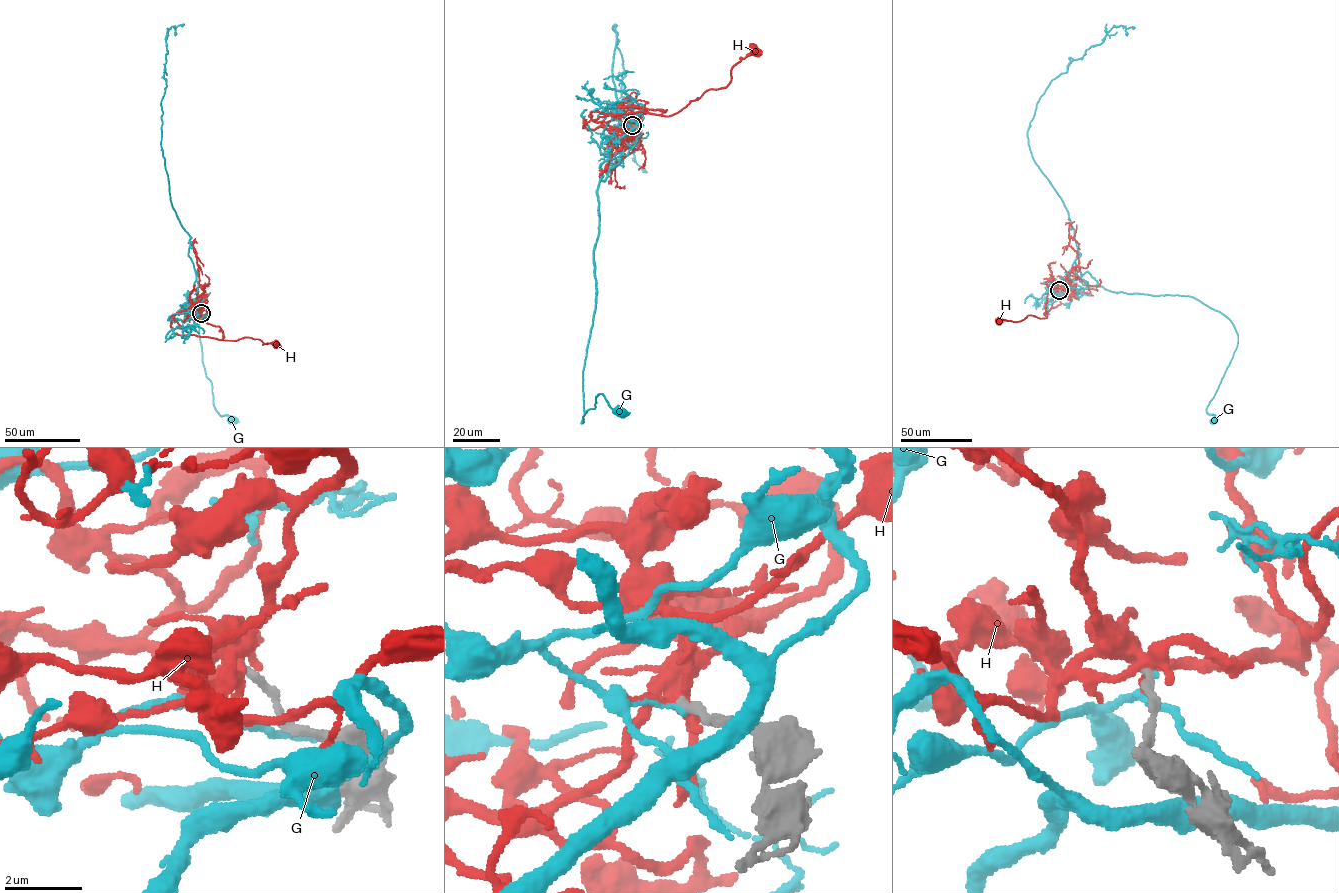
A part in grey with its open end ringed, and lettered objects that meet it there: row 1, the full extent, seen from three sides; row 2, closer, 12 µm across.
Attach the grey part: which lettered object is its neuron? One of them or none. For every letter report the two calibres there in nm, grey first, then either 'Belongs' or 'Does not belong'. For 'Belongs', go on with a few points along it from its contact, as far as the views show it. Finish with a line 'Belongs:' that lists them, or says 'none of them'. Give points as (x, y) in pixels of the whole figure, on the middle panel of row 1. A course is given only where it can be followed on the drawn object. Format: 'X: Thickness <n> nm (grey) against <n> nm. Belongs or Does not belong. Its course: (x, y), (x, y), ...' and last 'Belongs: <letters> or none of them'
G: Thickness 220 nm (grey) against 110 nm. Does not belong
H: Thickness 220 nm (grey) against 360 nm. Does not belong
Belongs: none of them

